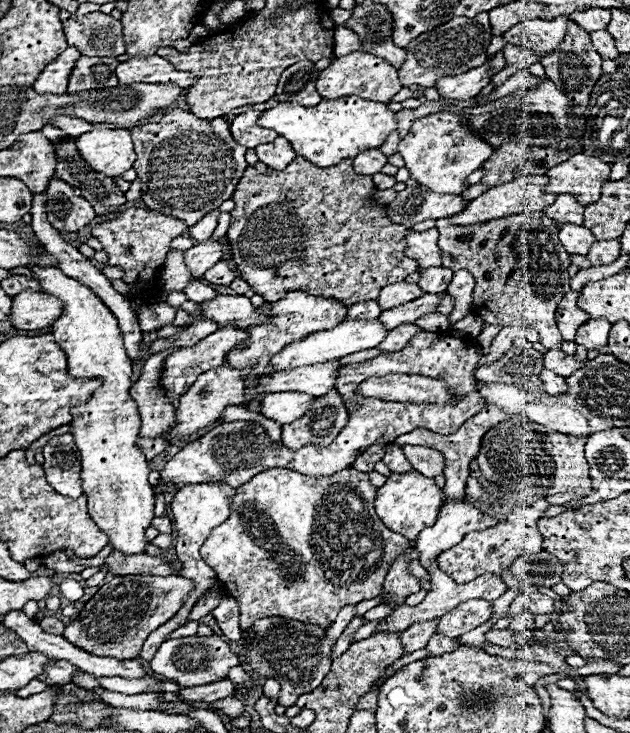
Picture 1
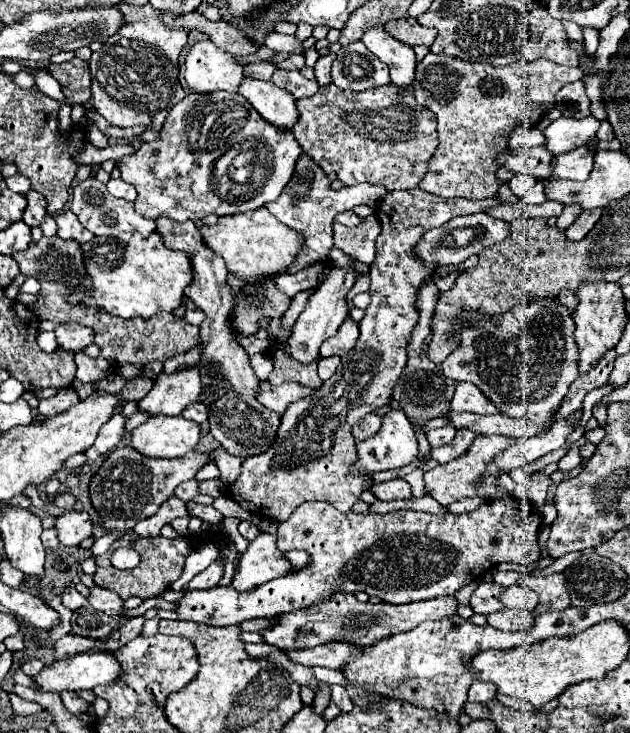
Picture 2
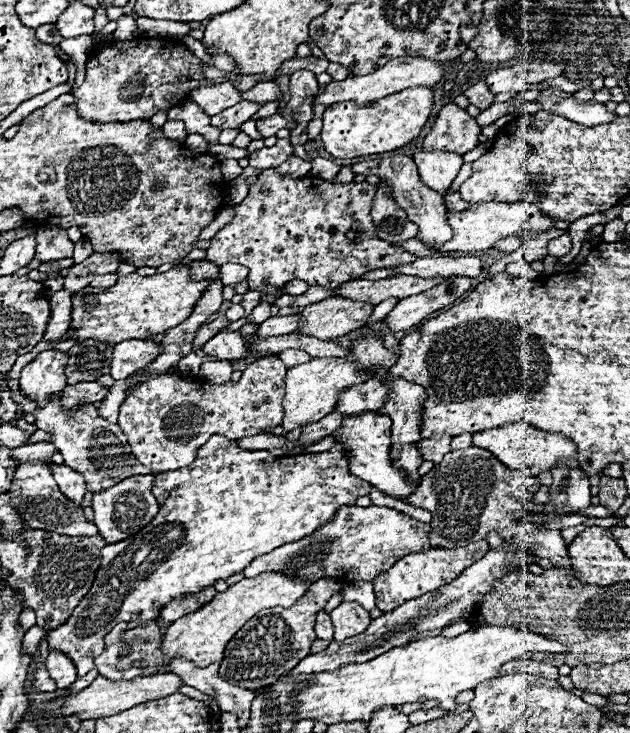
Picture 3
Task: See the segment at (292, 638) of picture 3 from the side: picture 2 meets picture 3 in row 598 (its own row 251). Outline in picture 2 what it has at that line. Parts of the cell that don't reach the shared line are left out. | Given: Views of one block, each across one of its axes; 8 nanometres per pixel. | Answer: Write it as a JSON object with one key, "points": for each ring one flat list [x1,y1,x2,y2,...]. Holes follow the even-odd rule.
{"points":[[306,154,300,156,300,162,296,164,296,174,292,176,292,180,284,186,282,194,278,196,278,200,268,202,266,208,288,228,296,230,304,242,302,248,296,256,296,260,286,266,284,270,280,270,278,274,296,274,302,268,310,266,316,260,324,260,330,252,330,248,334,246,332,240,332,224,334,224,334,216,338,212,344,210,352,210,356,204,366,204,372,210,376,210,380,206,380,202,386,196,386,188,380,184,356,184,356,186,344,187,340,192,330,188,330,180,324,174,324,170,320,170,320,166,316,166,316,162,312,162]]}

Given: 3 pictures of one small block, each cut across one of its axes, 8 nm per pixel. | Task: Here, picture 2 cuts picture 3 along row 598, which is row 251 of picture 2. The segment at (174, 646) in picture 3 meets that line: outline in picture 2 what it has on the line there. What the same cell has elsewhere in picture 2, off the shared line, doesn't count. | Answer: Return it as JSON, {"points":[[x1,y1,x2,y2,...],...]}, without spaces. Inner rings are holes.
{"points":[[264,206,260,210,254,210,252,214,236,214,236,216,218,218,218,224,214,226,202,226,200,234,202,234,204,244,214,254,224,258,228,272,232,272,234,276,242,280,284,270,288,264,294,262,296,254,300,252,300,242,302,242,302,238,292,228,286,228]]}

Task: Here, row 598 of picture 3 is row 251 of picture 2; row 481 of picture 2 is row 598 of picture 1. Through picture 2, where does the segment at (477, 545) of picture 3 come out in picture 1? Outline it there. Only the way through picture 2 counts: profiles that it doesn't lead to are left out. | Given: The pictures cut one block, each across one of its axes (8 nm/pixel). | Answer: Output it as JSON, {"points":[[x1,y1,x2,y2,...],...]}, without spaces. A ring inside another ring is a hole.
{"points":[[272,468,272,470,264,470,264,472,256,474,250,482,246,482,244,486,240,486,236,490,236,498,232,498,230,518,224,524,216,526,216,530,212,530,208,542,204,542,200,552,202,552,204,562,208,562,208,566,212,566,216,570,218,578,224,584,224,592,232,594,240,602,240,626,244,632,246,632,246,628,250,628,254,624,254,620,260,620,264,616,278,616,278,614,282,614,286,618,308,620,308,624,316,624,316,626,328,626,334,622,340,606,346,606,348,602,370,600,370,598,376,598,382,594,384,578,388,574,388,566,392,566,392,558,396,558,396,554,400,554,400,550,408,548,410,540,404,538,402,534,386,528,382,524,382,520,376,516,376,512,374,512,376,494,378,494,378,488,370,484,368,474,358,472,354,468,344,468,342,472,336,472,328,478,312,478,312,476,304,476,304,474,288,470,288,468]]}

